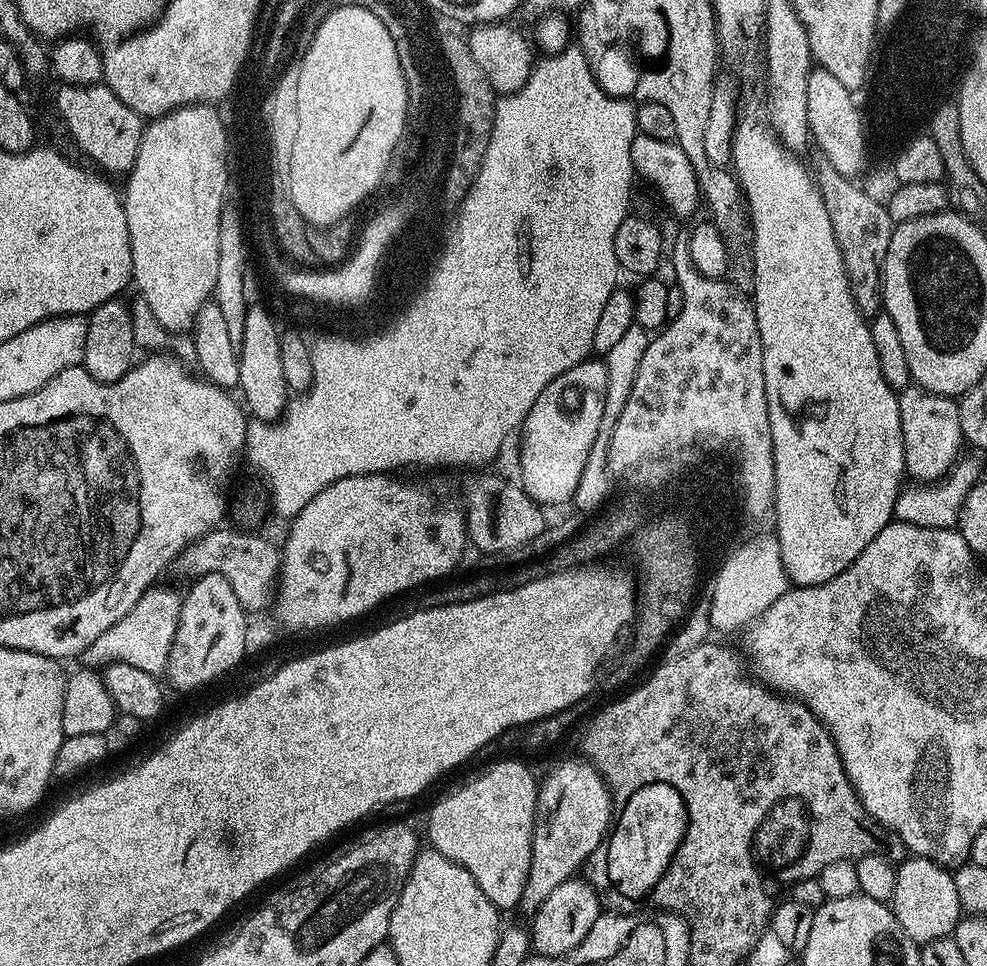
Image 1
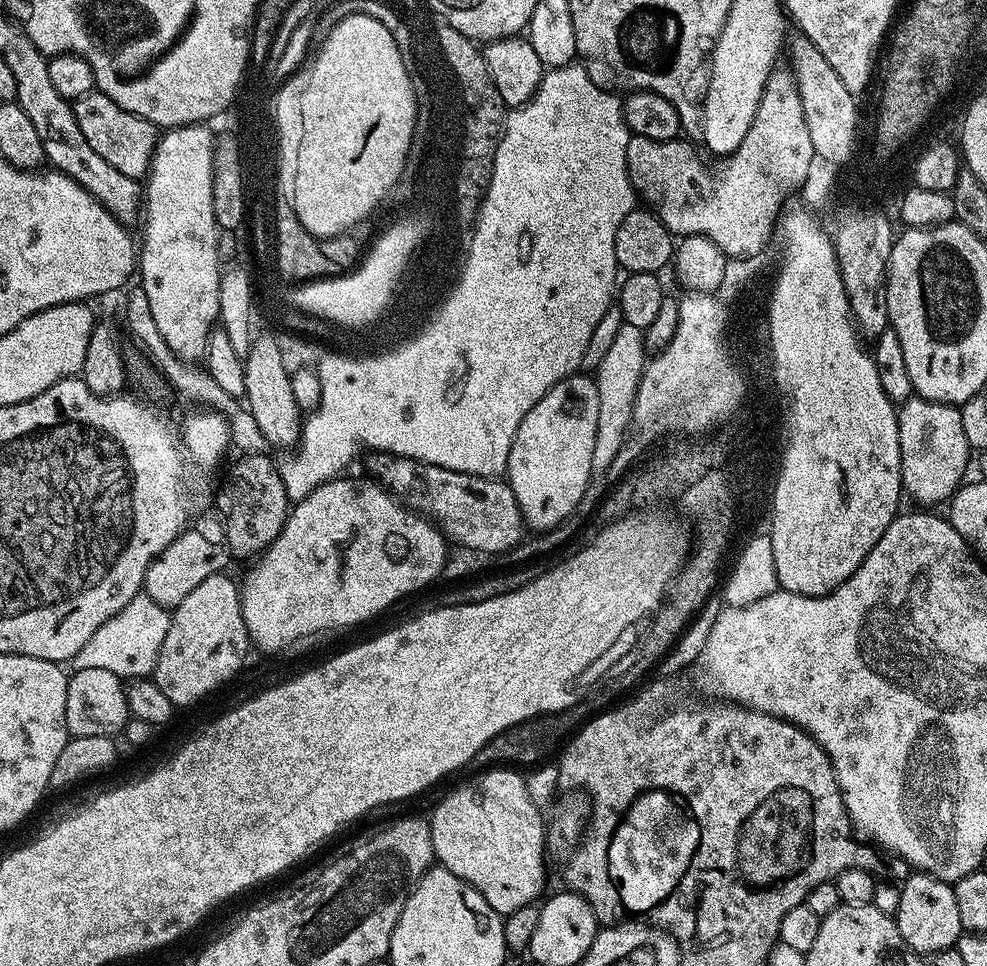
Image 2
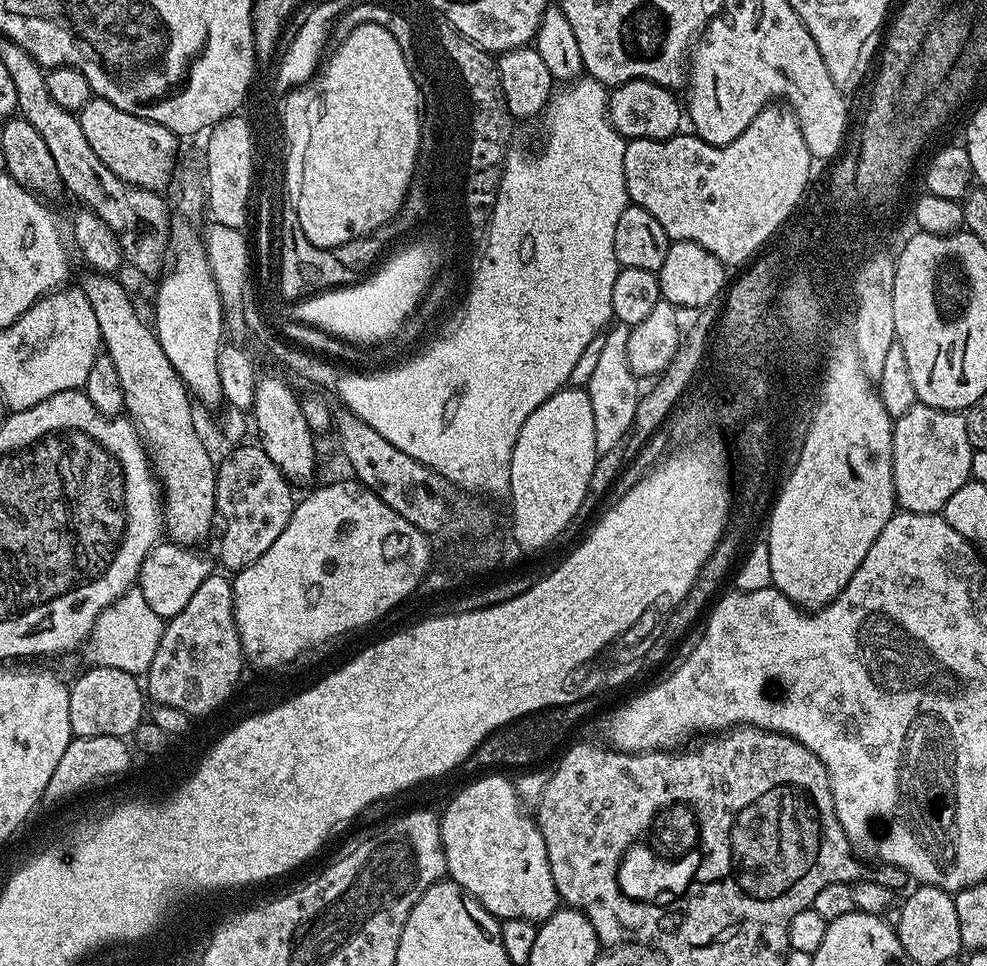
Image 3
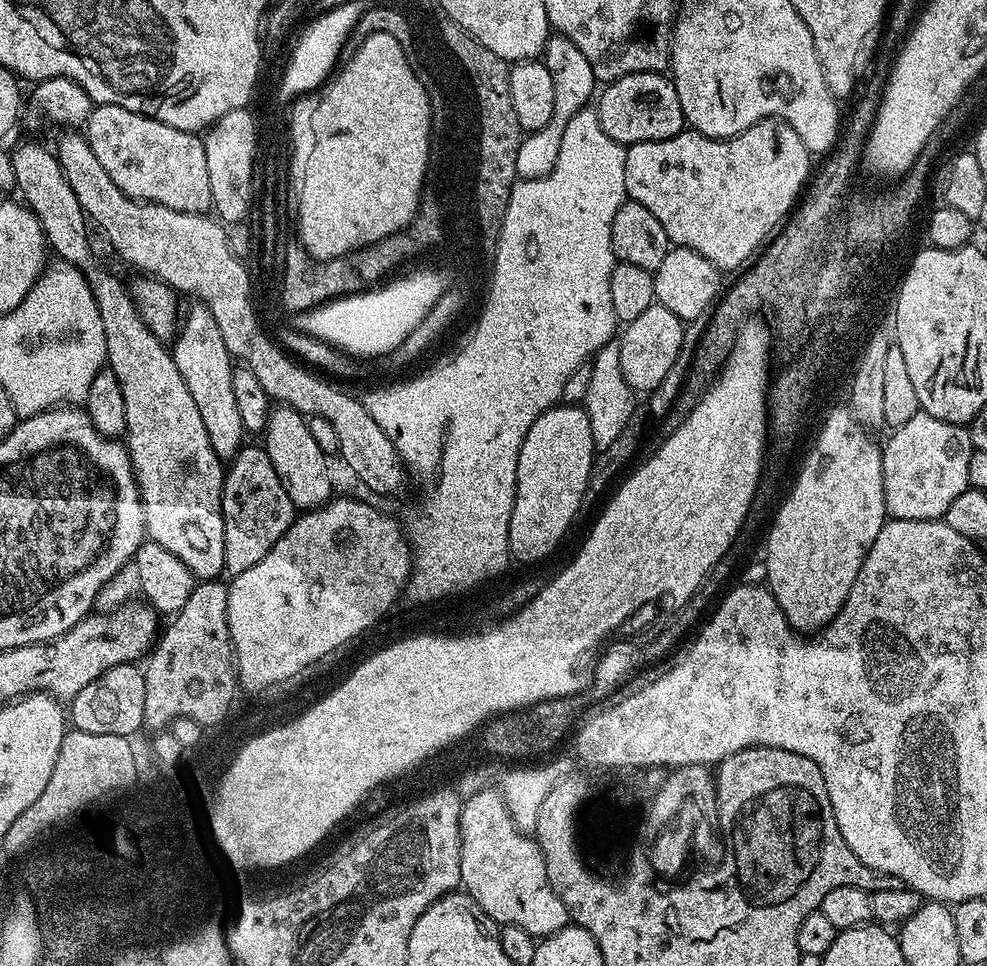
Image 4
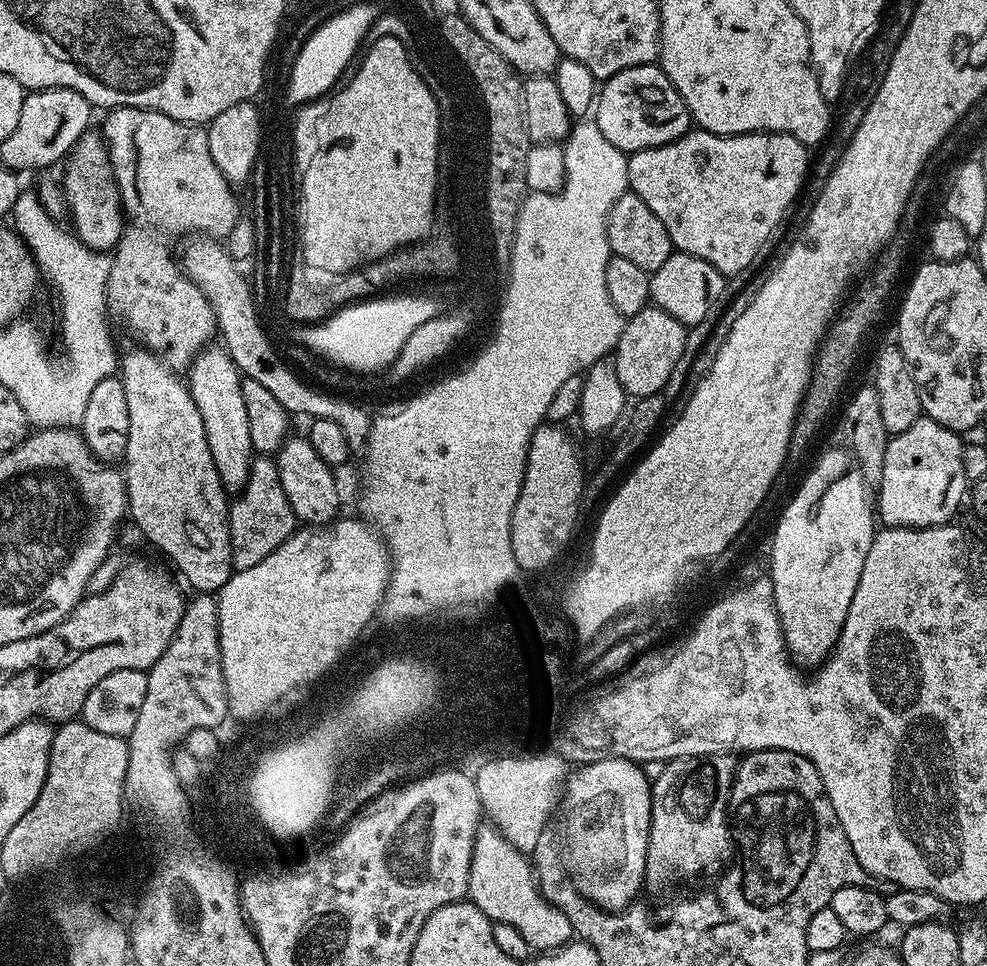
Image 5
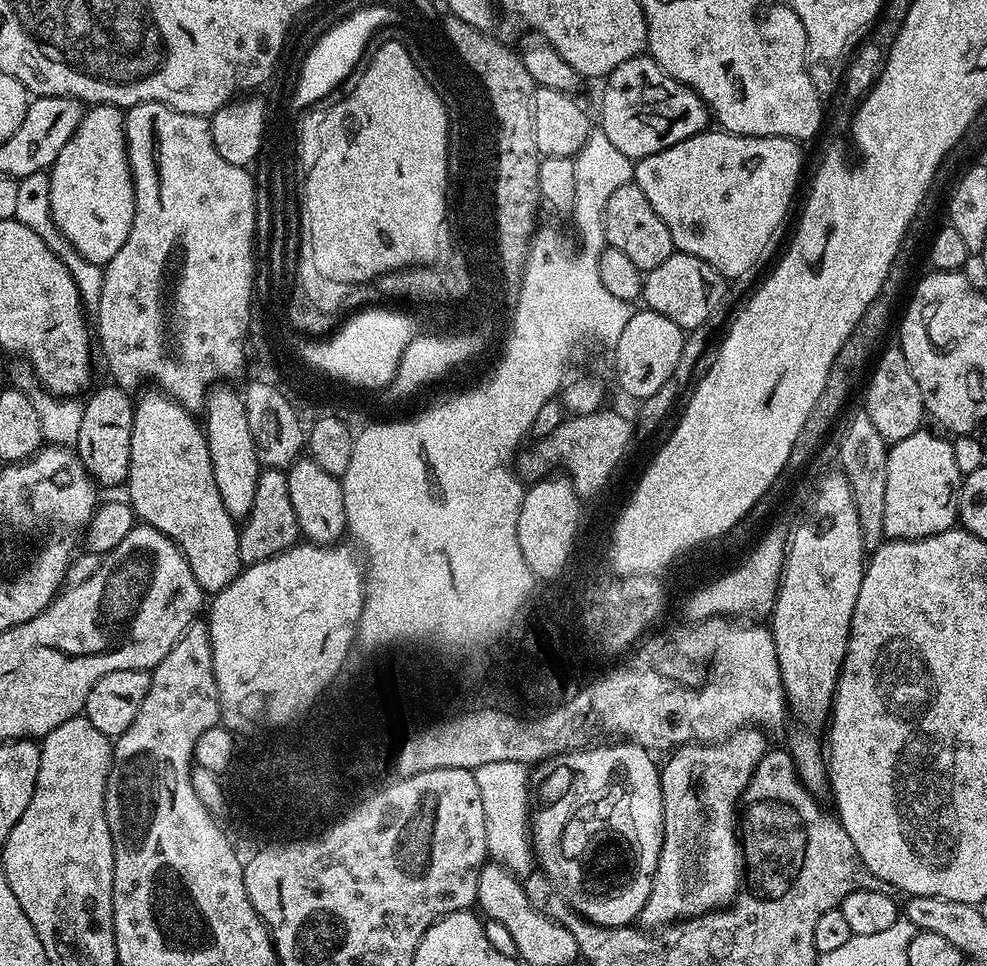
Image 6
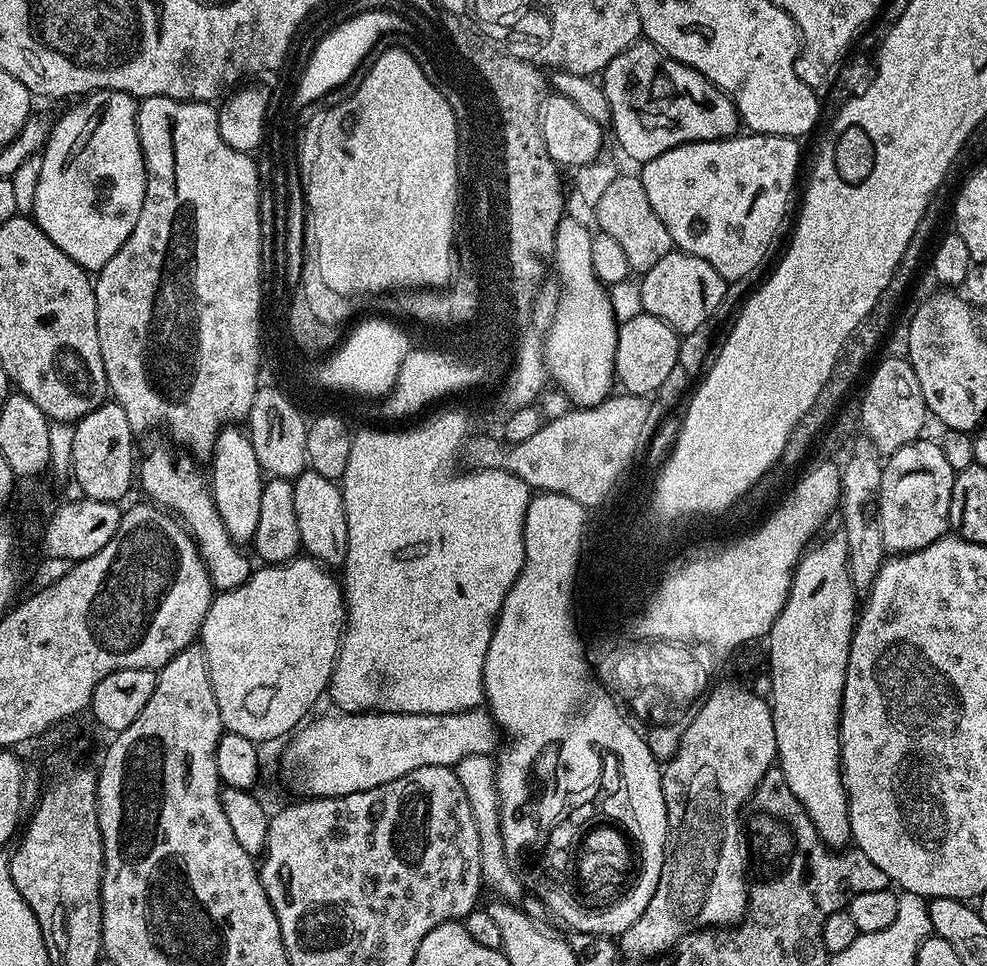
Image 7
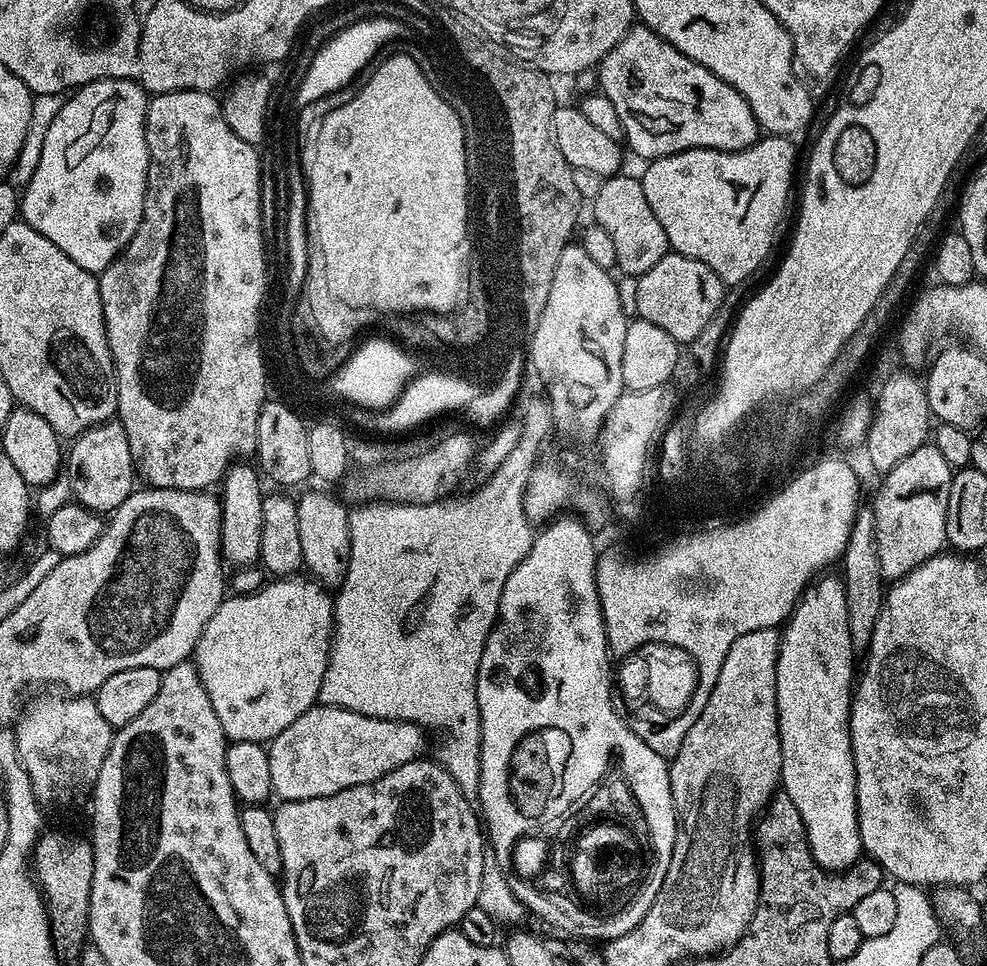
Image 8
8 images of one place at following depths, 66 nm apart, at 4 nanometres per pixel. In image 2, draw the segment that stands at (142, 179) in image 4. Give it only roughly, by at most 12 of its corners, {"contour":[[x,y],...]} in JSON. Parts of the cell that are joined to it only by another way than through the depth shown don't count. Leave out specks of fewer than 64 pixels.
{"contour":[[99,90],[74,104],[101,158],[147,177],[158,129]]}

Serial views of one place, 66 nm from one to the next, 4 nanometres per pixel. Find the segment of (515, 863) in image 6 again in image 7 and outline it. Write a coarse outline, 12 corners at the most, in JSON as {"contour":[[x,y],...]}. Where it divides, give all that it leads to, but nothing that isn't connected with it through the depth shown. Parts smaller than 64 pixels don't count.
{"contour":[[487,756],[455,765],[474,810],[480,878],[519,905],[526,885],[512,873],[500,829],[496,769]]}

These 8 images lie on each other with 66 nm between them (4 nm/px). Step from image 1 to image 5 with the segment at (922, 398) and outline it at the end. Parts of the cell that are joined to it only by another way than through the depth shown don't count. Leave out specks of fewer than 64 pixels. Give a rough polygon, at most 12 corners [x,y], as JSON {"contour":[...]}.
{"contour":[[925,415],[886,446],[885,528],[949,523],[970,488],[961,433]]}

